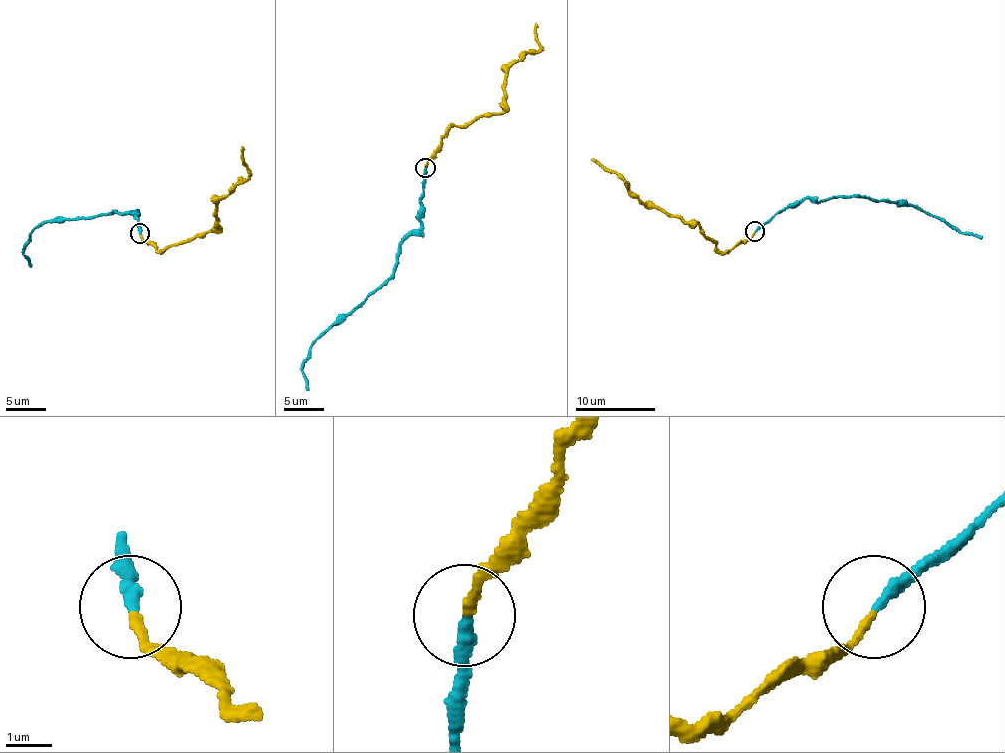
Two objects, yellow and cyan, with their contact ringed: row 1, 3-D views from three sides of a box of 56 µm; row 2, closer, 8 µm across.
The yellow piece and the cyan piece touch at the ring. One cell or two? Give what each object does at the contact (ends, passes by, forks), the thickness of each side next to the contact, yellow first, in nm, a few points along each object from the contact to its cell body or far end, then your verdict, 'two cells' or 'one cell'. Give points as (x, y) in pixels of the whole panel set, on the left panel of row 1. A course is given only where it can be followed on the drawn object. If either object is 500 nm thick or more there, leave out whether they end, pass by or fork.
yellow ends there; cyan ends there; 170 nm thick on the yellow side, 280 nm on the other; yellow runs (139, 233), (162, 251), (187, 242), (197, 233), (212, 232), (216, 204), (247, 176), (242, 146); cyan runs (139, 233), (135, 210), (116, 211), (84, 219), (61, 219), (34, 228), (24, 248), (31, 267); one cell

